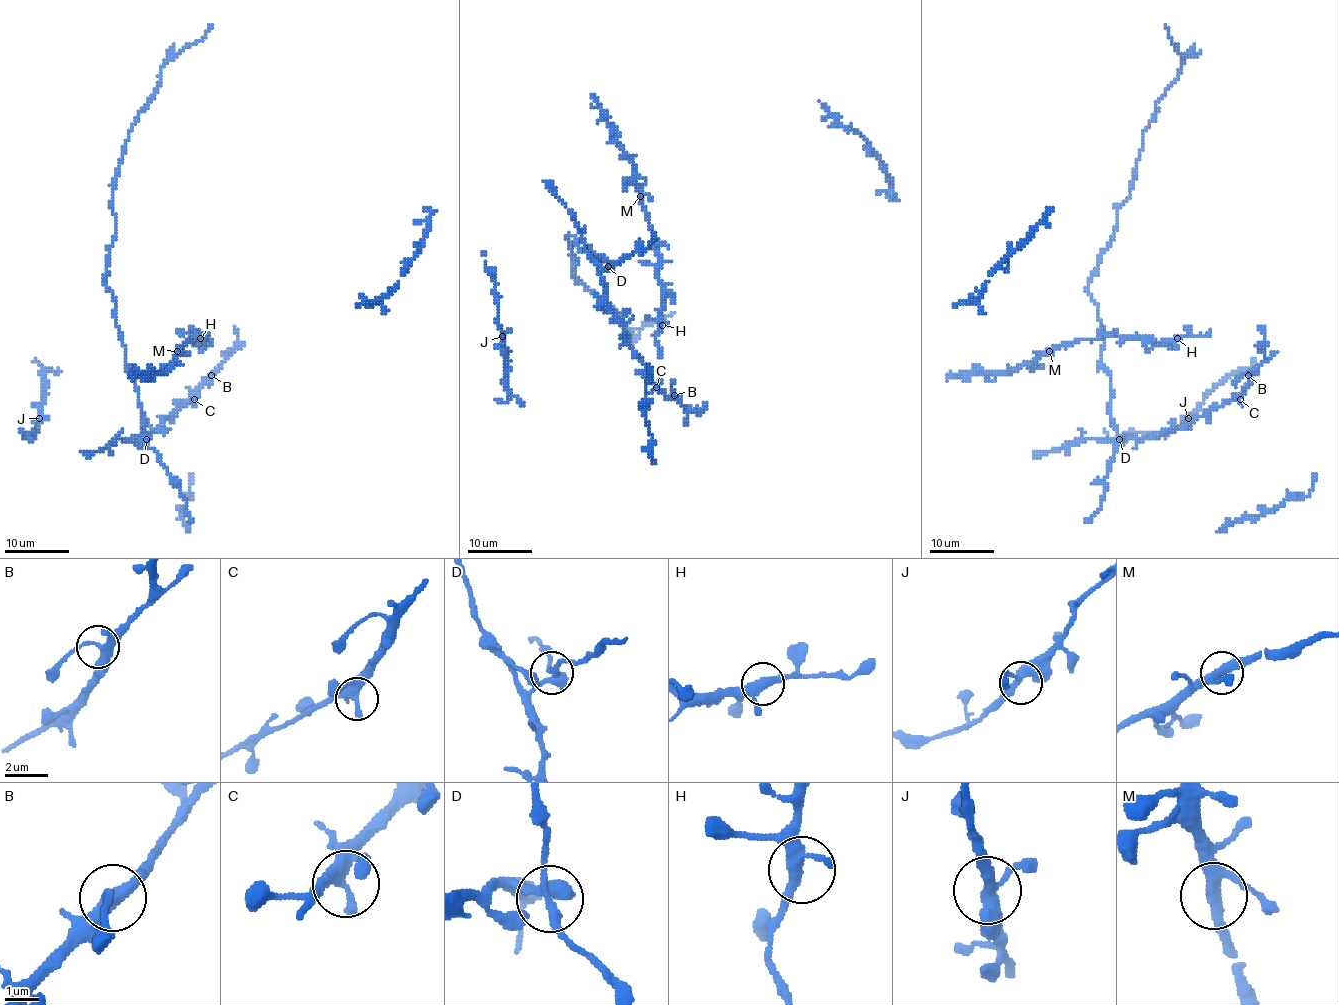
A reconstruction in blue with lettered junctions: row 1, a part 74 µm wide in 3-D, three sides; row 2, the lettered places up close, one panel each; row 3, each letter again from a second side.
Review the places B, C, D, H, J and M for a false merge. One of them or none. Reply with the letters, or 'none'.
none

